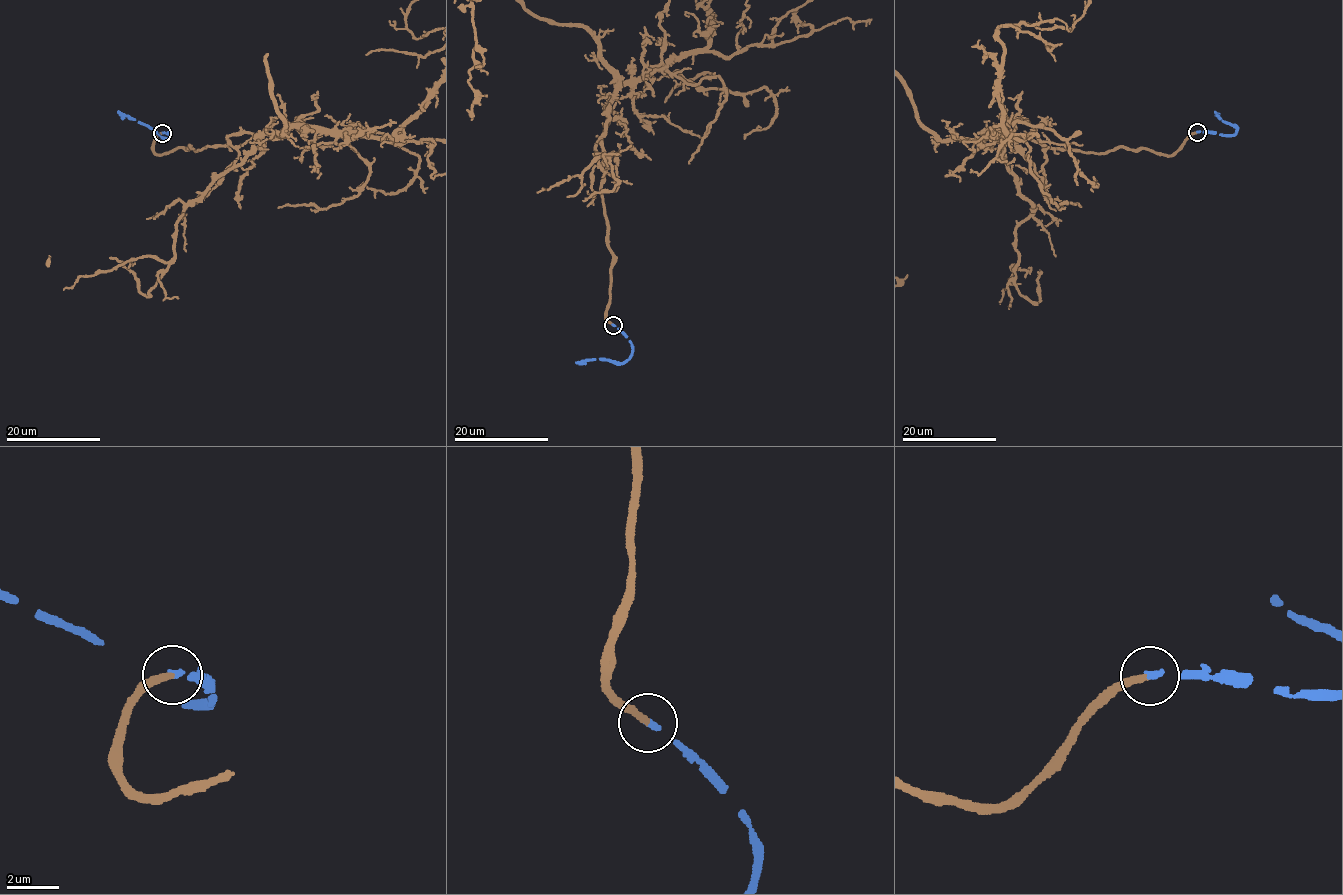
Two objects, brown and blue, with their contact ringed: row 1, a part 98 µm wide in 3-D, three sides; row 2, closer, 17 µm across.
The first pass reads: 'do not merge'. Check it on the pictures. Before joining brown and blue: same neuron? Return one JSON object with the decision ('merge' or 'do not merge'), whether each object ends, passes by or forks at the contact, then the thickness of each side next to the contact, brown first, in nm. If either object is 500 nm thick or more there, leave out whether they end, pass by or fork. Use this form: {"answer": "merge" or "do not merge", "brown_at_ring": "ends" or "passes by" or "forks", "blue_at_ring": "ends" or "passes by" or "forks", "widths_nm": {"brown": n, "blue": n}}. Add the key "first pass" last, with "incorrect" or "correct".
{"answer": "merge", "brown_at_ring": "ends", "blue_at_ring": "ends", "widths_nm": {"brown": 240, "blue": 200}, "first pass": "incorrect"}

